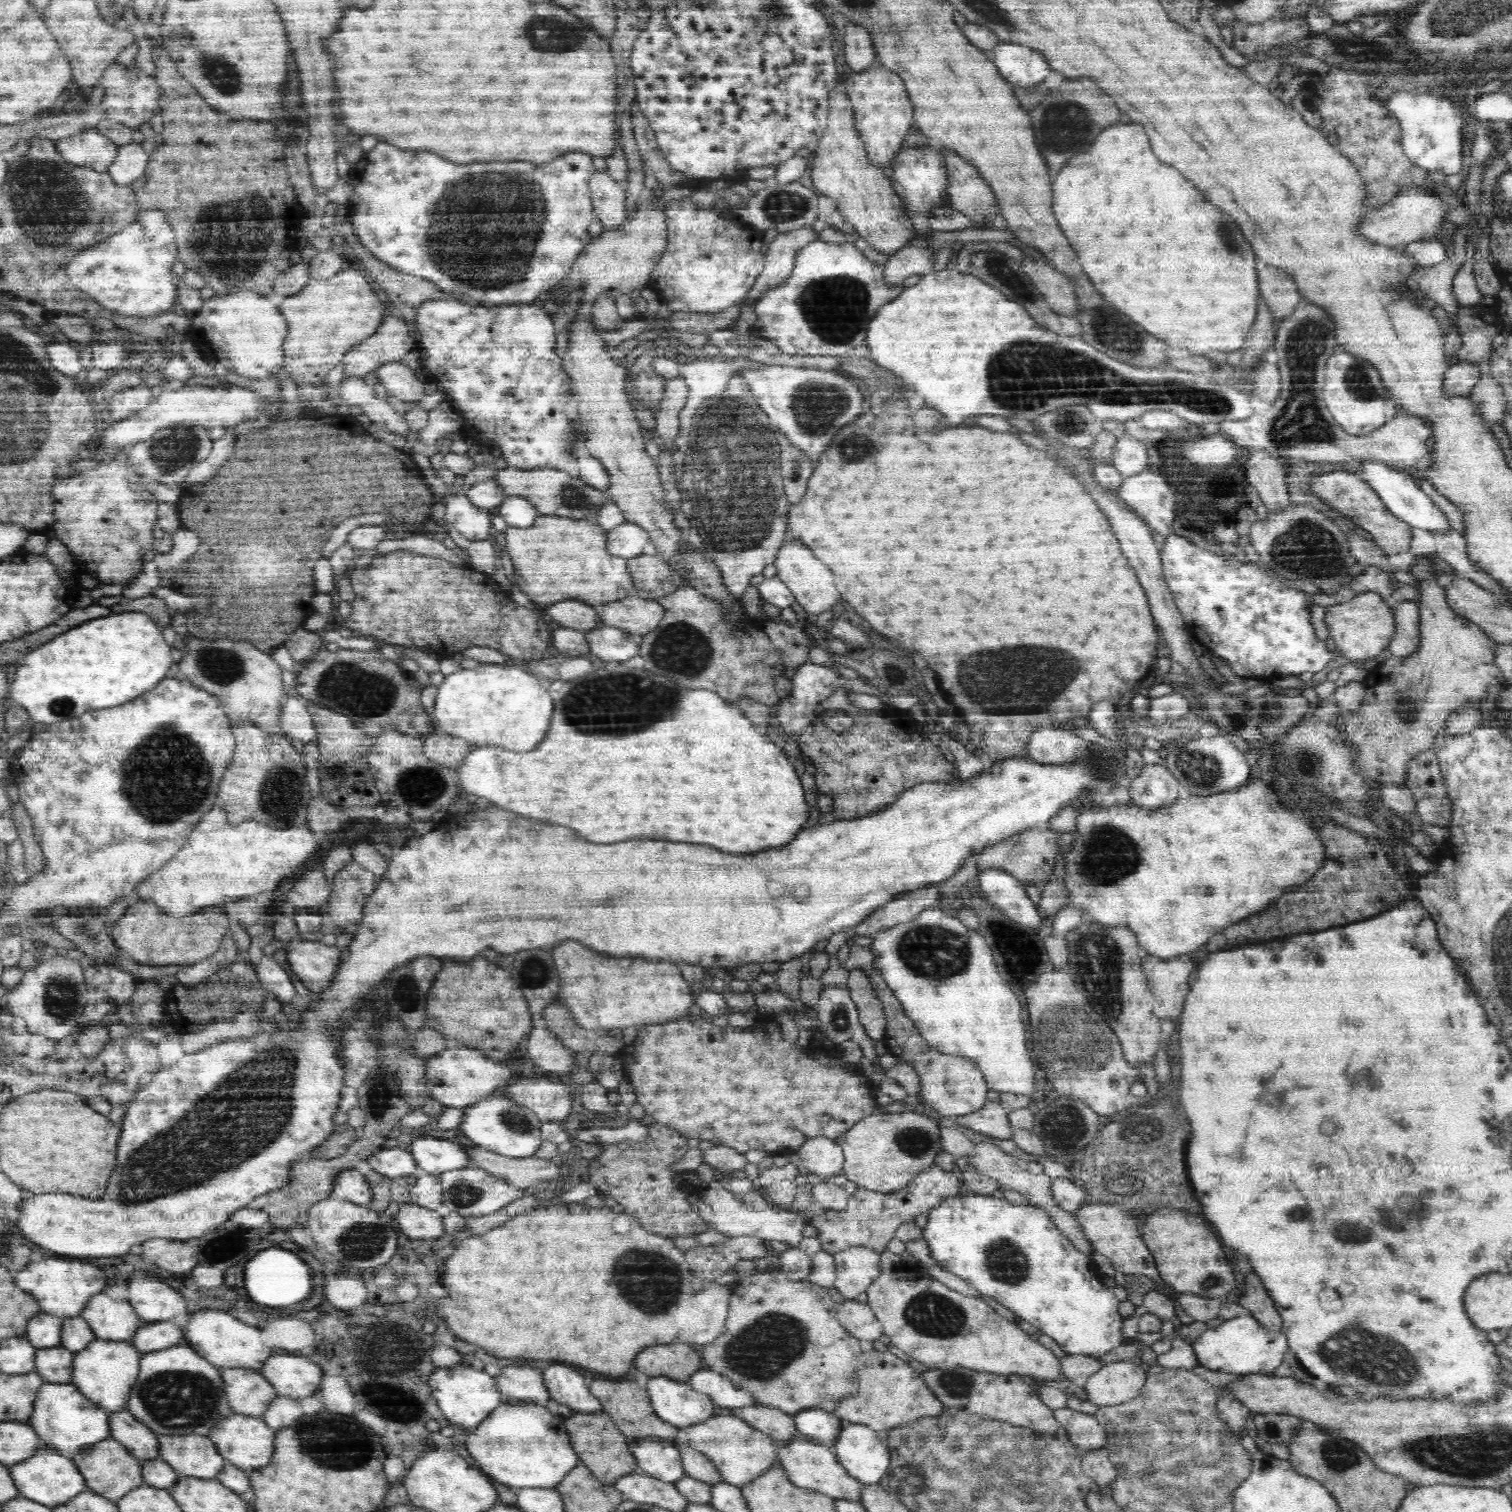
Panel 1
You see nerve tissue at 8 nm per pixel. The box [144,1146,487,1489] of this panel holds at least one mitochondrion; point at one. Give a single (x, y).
(335, 1446)

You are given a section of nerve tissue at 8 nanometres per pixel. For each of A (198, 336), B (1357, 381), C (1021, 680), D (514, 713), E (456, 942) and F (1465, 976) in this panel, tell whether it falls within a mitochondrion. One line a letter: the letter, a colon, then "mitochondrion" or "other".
A: other
B: mitochondrion
C: mitochondrion
D: other
E: other
F: other

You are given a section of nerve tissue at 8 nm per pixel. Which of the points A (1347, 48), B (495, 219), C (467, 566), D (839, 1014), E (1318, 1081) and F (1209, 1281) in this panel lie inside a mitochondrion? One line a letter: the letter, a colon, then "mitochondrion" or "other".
A: mitochondrion
B: mitochondrion
C: other
D: mitochondrion
E: other
F: mitochondrion

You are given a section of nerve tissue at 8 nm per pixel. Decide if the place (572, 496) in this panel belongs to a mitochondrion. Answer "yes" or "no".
yes

